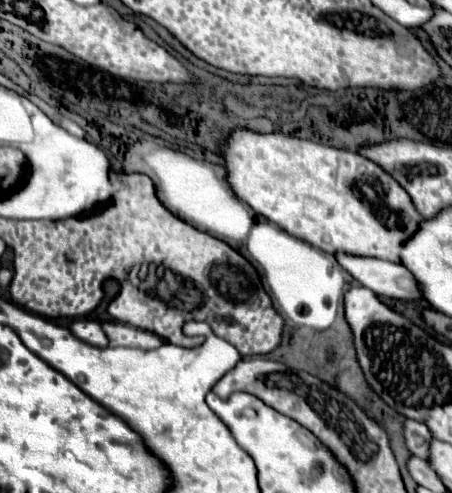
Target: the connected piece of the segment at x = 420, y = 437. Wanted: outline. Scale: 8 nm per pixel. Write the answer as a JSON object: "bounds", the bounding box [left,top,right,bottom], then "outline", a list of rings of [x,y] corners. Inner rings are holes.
{"bounds":[402,419,432,459],"outline":[[[406,419],[402,423],[402,435],[410,453],[420,453],[420,457],[428,459],[428,441],[432,439],[432,435],[424,423]]]}

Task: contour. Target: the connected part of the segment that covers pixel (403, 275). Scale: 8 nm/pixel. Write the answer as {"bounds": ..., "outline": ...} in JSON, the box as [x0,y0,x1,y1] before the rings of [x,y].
{"bounds":[334,251,422,301],"outline":[[[344,251],[334,253],[334,257],[358,283],[368,287],[376,295],[404,299],[404,301],[418,299],[422,295],[412,273],[400,263],[350,255]]]}

